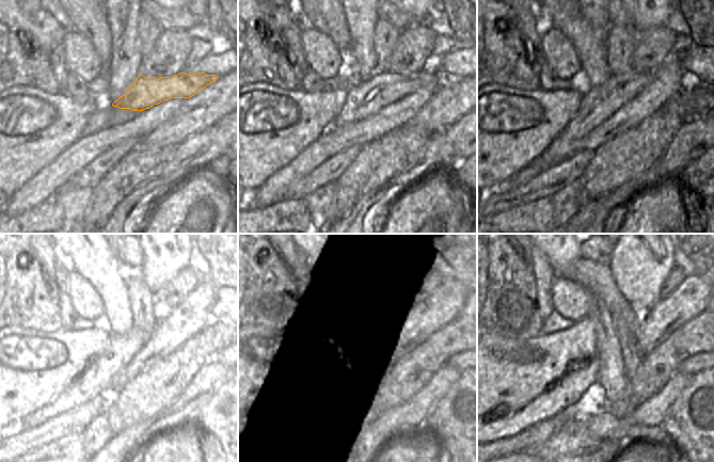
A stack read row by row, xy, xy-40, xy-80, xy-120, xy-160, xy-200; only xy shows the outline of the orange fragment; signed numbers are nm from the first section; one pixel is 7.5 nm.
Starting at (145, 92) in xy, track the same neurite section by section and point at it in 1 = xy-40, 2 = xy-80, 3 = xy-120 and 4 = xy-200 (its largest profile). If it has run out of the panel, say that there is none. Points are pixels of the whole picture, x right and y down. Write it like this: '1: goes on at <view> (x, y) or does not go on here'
1: goes on at xy-40 (363, 100)
2: goes on at xy-80 (600, 102)
3: goes on at xy-120 (98, 378)
4: goes on at xy-200 (567, 391)

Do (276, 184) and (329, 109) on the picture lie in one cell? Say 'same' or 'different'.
different

